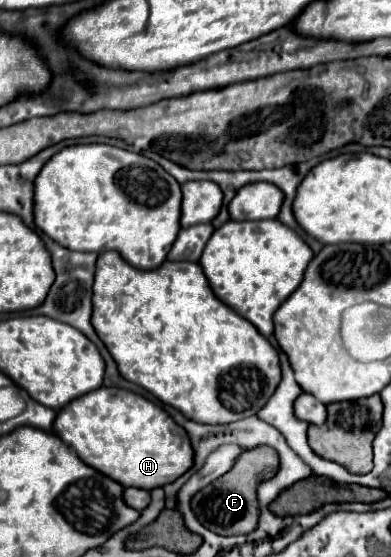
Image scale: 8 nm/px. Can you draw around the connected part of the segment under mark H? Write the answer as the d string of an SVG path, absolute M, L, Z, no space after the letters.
M97 388L71 400L57 412L53 432L91 468L121 486L153 490L185 474L193 464L187 432L151 400L123 390Z

